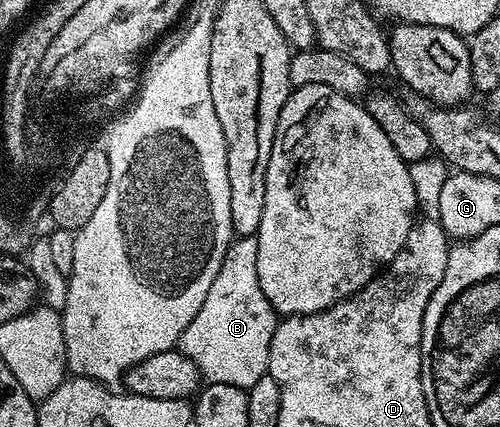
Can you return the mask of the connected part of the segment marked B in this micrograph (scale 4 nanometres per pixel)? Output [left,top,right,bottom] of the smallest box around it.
[178,235,277,389]

